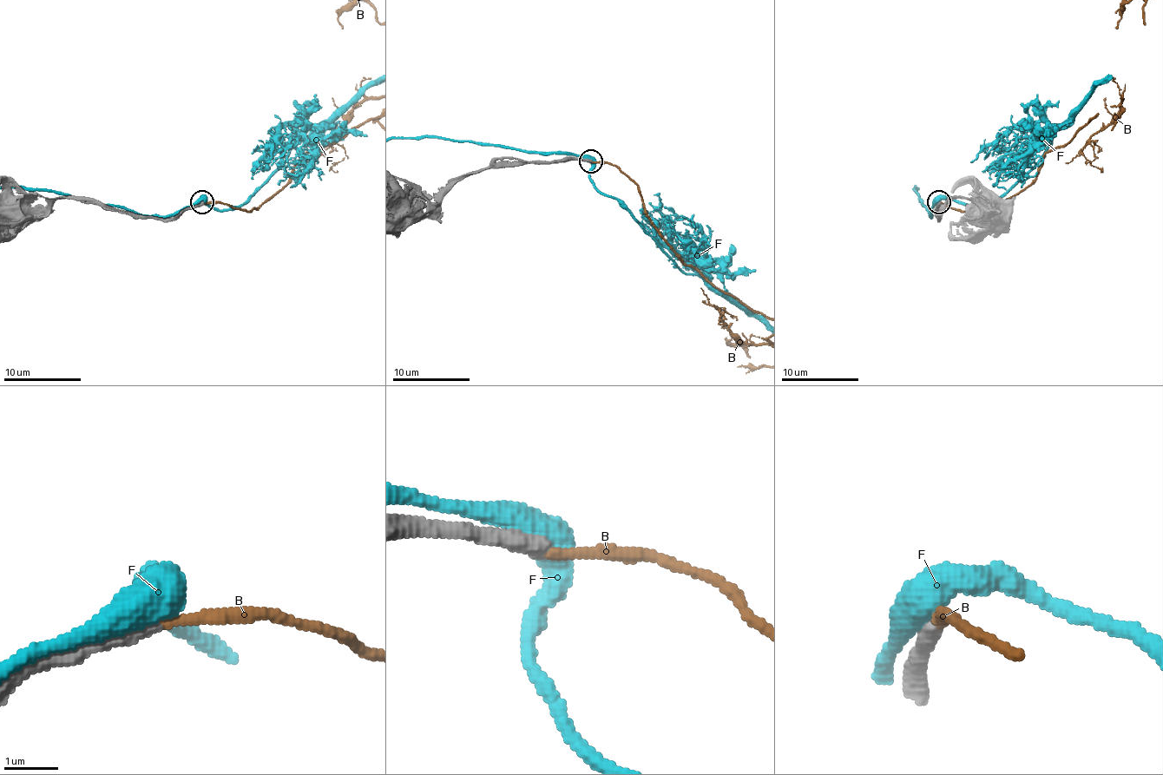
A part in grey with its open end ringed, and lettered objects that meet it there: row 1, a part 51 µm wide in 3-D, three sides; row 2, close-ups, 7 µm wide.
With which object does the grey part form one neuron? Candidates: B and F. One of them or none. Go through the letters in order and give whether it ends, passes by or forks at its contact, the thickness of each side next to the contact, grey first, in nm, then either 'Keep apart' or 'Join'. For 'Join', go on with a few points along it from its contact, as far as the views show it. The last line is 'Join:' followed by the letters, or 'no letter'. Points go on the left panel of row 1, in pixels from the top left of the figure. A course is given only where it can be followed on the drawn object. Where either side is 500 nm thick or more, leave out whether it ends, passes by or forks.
B: It ends there. Thickness 320 nm (grey) against 180 nm. Keep apart
F: Thickness 380 nm (grey) against 500 nm. Keep apart
Join: no letter

